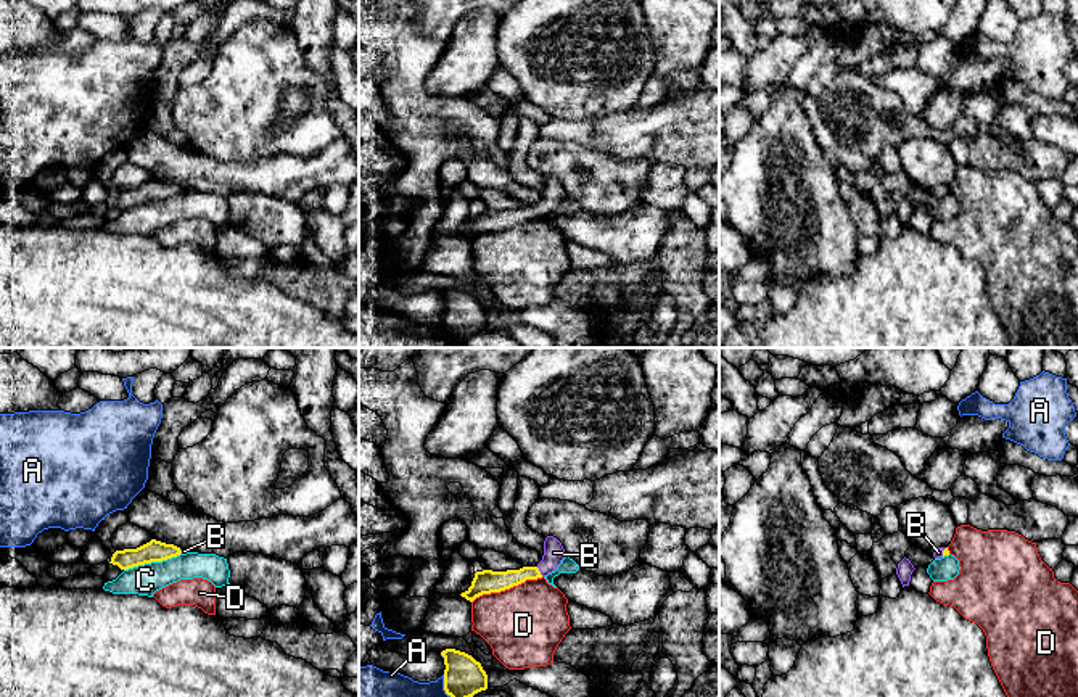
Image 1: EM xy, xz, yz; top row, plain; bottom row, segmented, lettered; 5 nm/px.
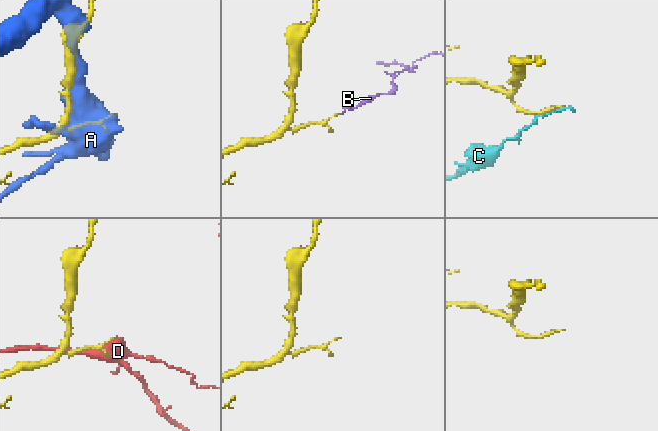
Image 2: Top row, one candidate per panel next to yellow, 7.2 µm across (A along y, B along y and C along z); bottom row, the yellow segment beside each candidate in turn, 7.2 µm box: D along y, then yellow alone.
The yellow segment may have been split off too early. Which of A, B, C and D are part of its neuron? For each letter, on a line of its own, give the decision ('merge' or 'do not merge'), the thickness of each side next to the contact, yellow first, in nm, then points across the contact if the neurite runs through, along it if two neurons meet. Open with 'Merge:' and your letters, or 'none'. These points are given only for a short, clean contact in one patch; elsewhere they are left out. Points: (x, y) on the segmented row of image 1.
Merge: B
A: do not merge; calibres 200 and 130 nm
B: merge; calibres 110 and 110 nm; way xz (491, 581), (539, 572), (554, 552)
C: do not merge; calibres 110 and 160 nm
D: do not merge; calibres 120 and 400 nm

